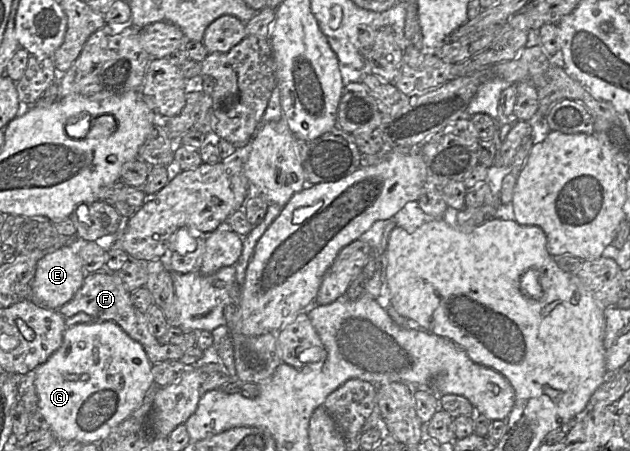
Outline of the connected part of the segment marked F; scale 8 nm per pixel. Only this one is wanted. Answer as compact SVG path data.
M101 270L85 275L82 286L74 297L57 311L64 317L70 318L78 313L89 315L93 321L113 321L120 326L132 339L139 342L152 364L165 360L179 360L184 352L196 344L198 331L186 331L180 344L160 344L149 331L145 314L139 312L131 303L130 293L126 290L121 280L107 270Z

